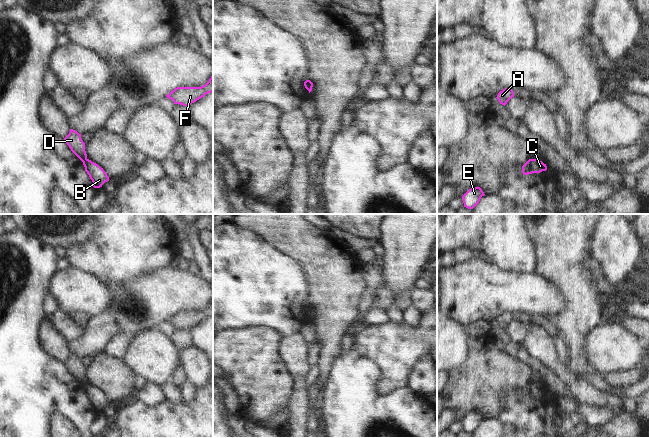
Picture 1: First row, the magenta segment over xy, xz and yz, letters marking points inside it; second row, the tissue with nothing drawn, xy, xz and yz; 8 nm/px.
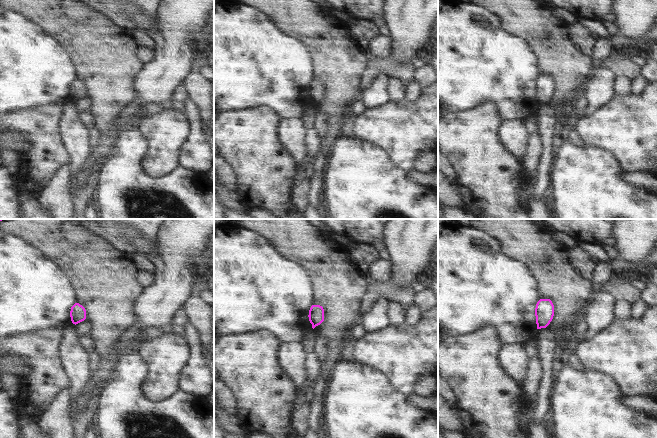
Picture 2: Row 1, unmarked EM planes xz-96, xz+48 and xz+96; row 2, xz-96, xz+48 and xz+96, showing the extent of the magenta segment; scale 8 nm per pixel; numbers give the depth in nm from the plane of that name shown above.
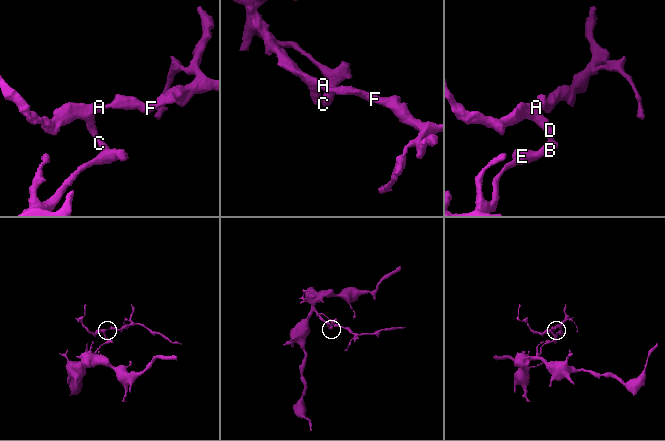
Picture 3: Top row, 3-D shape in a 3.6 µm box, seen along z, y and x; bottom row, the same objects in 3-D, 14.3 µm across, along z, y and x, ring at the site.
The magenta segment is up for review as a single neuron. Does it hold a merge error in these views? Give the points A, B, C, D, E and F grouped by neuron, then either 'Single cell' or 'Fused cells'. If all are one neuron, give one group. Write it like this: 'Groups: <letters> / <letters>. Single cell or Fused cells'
Groups: A D F / B C E. Fused cells.

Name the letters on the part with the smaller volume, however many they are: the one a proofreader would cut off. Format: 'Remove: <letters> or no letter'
Remove: A, D, F

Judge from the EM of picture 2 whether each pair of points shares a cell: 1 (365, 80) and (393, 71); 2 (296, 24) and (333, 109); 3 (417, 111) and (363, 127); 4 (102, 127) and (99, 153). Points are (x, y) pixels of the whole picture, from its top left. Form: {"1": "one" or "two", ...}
{"1": "one", "2": "one", "3": "one", "4": "two"}

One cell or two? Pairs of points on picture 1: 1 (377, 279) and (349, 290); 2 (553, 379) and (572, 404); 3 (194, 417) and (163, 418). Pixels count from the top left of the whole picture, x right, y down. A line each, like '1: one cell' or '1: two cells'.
1: two cells
2: two cells
3: one cell

